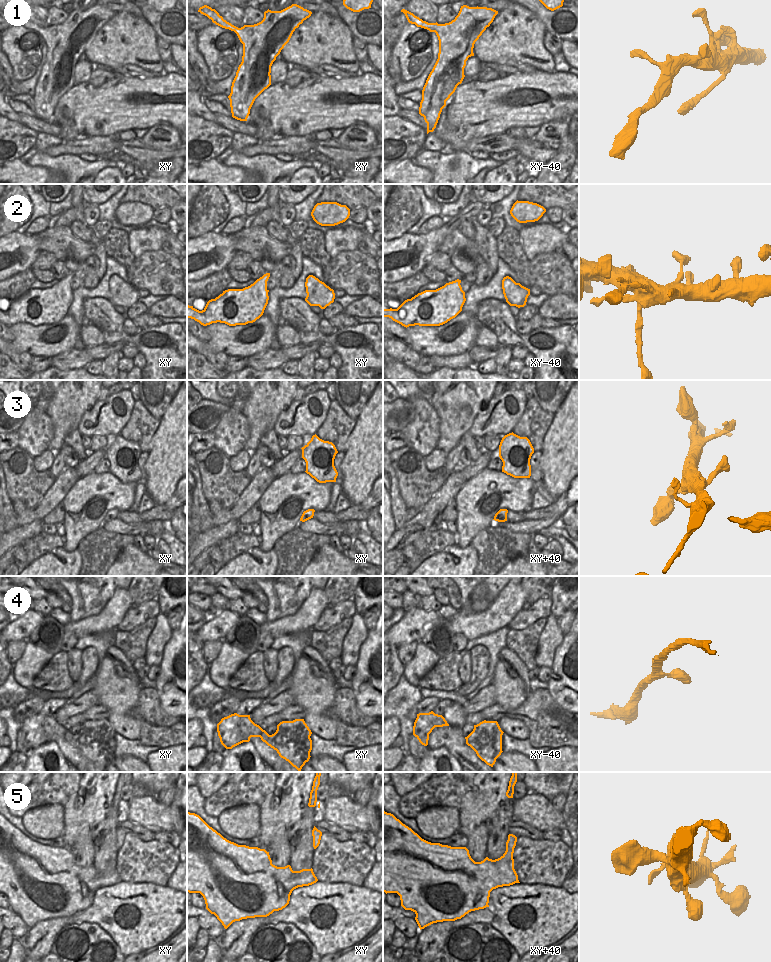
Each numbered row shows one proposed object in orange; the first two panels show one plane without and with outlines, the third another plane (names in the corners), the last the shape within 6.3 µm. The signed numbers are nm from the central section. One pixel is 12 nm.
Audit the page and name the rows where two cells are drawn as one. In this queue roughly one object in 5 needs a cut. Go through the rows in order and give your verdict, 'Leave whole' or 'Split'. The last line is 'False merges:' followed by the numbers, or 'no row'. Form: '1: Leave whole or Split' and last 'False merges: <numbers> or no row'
1: Leave whole
2: Leave whole
3: Leave whole
4: Leave whole
5: Leave whole
False merges: no row

